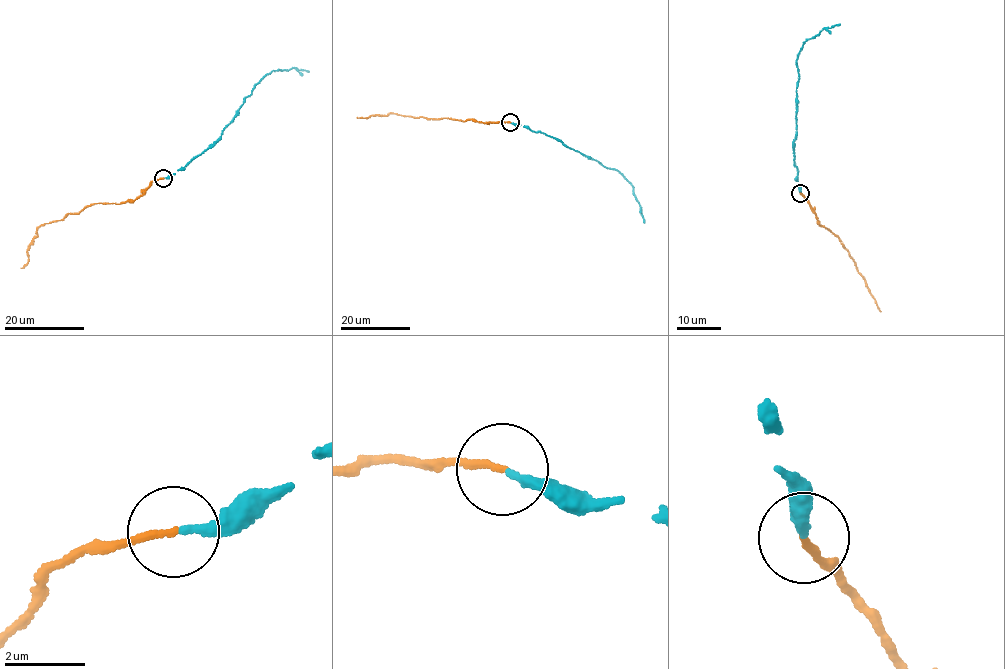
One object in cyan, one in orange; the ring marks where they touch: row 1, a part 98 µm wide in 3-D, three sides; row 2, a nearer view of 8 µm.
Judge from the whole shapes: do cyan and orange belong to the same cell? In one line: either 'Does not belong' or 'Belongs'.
Does not belong

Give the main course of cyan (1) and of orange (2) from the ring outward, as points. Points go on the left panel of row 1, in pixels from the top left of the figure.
1: (163, 178), (174, 174), (214, 143), (232, 121), (244, 99), (265, 75), (294, 67), (309, 72)
2: (163, 178), (152, 181), (133, 200), (90, 204), (40, 225), (27, 250), (28, 260), (21, 268)

